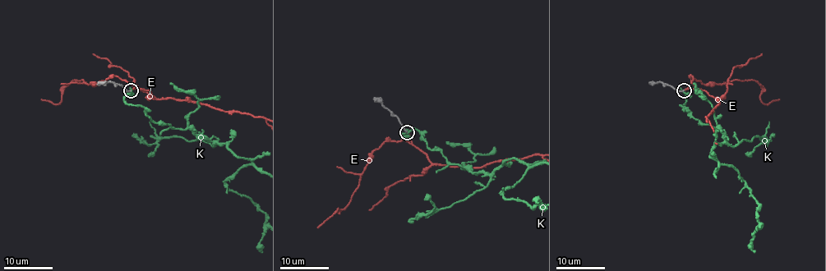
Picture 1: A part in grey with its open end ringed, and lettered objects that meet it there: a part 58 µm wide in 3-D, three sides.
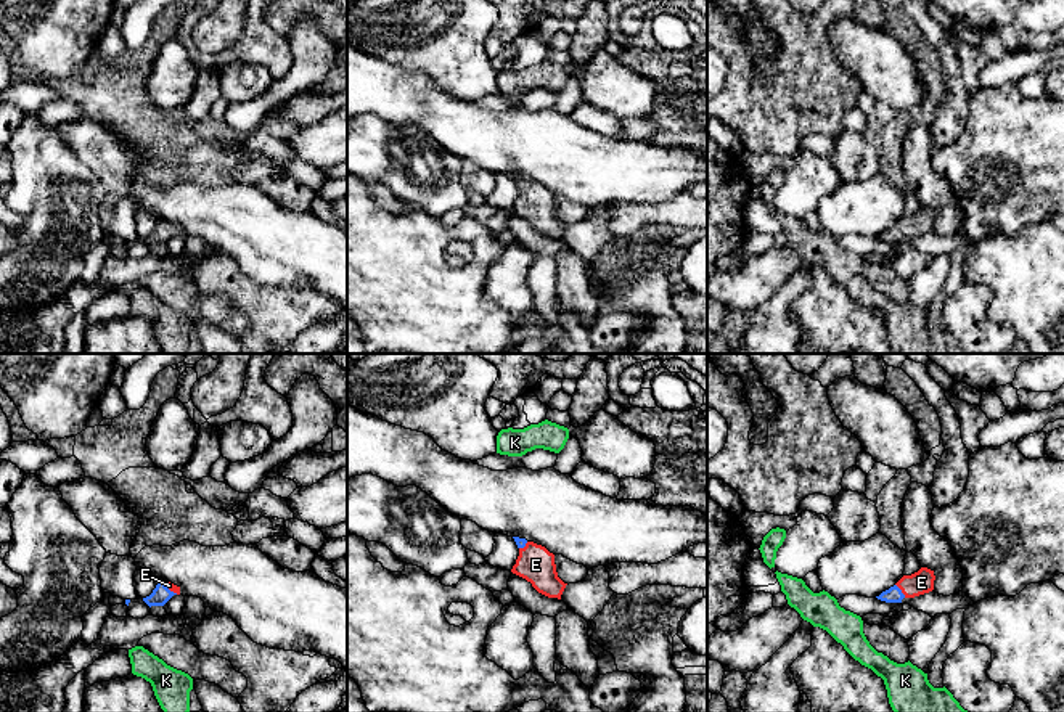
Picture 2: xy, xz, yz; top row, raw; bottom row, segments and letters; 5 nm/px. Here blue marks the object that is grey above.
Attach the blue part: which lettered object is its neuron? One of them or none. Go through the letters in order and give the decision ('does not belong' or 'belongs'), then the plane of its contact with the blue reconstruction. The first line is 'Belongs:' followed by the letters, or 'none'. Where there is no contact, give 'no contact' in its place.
Belongs: E
E: belongs; meets blue in yz
K: does not belong; no contact

